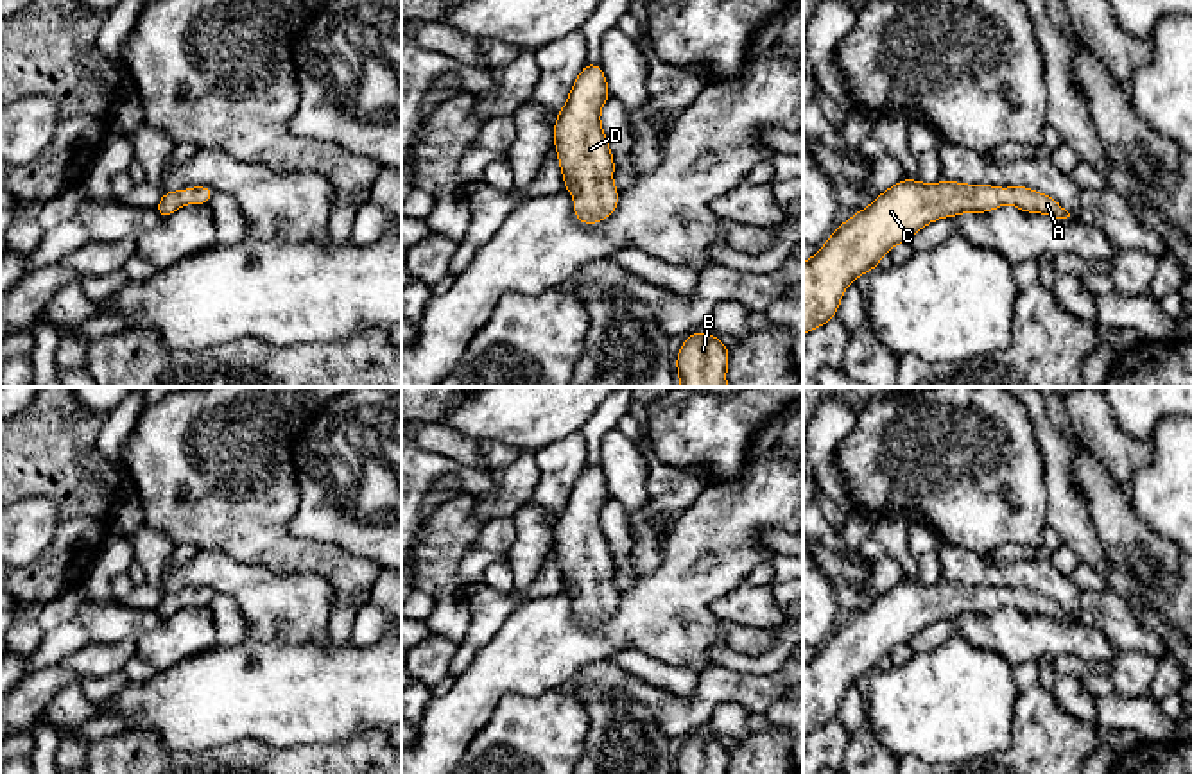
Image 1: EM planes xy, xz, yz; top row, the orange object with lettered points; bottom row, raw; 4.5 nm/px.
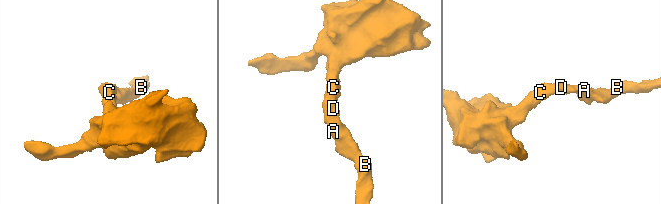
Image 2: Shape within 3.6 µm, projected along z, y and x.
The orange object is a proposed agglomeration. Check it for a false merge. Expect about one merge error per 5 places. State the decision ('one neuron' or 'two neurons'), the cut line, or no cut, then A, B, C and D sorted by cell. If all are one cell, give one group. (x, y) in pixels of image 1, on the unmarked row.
one neuron | no cut | A B C D

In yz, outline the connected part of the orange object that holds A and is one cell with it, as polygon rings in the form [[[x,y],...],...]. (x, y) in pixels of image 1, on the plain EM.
[[[946,580],[936,586],[898,582],[866,611],[844,622],[814,659],[803,663],[803,736],[835,720],[846,688],[877,670],[893,647],[909,643],[932,622],[964,613],[988,615],[1002,606],[1013,606],[1025,615],[1070,618],[1054,598],[1027,588],[1002,591],[986,584]]]

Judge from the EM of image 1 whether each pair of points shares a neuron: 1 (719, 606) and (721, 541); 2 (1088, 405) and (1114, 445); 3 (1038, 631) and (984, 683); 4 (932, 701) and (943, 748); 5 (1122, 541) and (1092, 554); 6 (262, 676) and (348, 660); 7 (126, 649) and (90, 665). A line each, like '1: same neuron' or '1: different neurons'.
1: different neurons
2: same neuron
3: different neurons
4: same neuron
5: different neurons
6: same neuron
7: same neuron

